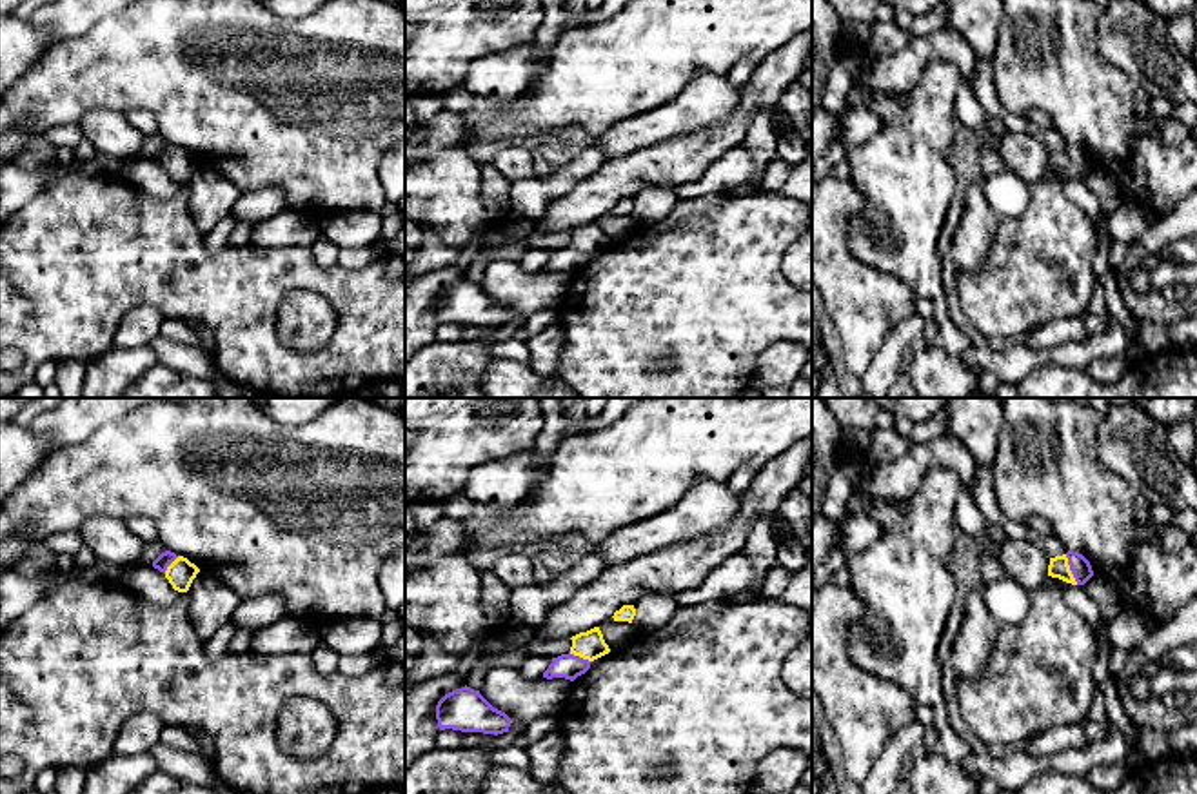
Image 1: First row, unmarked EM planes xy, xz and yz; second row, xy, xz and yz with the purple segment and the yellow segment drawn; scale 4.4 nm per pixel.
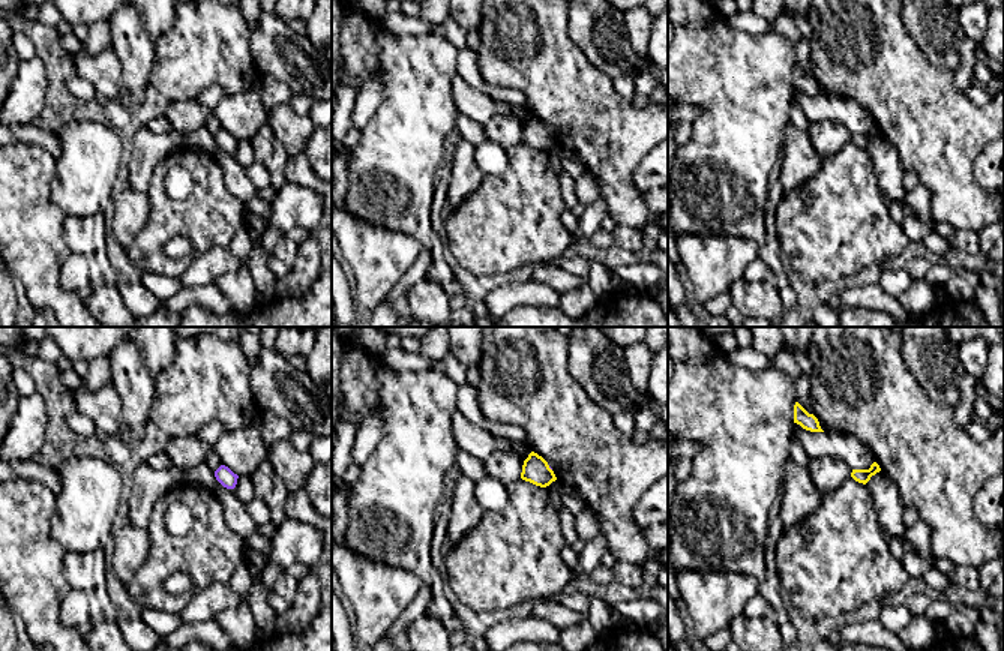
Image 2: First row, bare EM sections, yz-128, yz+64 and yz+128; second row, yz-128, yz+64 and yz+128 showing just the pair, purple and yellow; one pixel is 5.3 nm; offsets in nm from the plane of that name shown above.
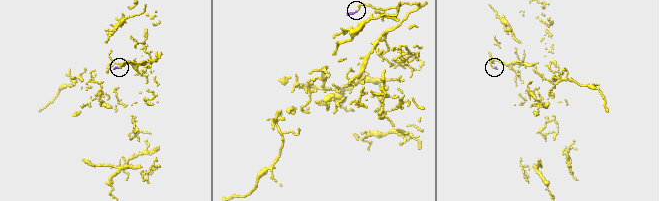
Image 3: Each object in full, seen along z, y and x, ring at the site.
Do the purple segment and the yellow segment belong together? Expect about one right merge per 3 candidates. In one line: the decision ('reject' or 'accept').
accept

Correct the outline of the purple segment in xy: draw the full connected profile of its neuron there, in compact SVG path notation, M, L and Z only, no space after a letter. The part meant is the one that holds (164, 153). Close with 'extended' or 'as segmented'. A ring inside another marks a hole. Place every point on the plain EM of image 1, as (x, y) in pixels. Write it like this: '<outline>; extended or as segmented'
M171 144L162 145L153 160L165 167L169 176L178 185L187 185L200 162L183 149Z; extended

